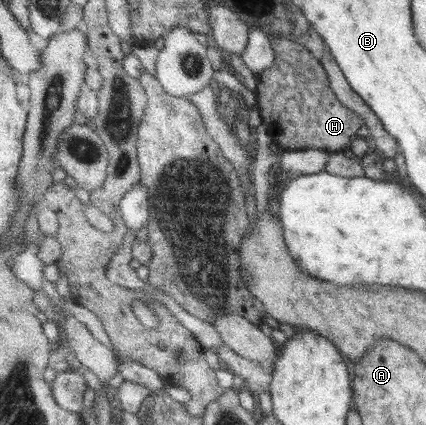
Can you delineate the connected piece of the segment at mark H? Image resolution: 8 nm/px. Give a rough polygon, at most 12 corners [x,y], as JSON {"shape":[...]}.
{"shape":[[271,39],[251,98],[279,149],[341,152],[362,118],[299,41]]}

